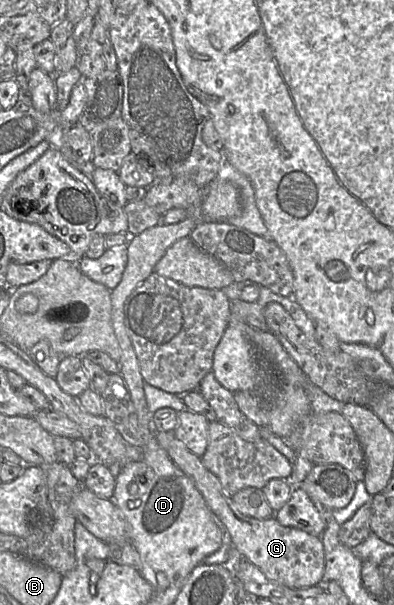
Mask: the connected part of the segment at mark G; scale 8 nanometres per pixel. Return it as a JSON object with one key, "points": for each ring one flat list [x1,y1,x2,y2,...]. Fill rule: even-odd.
{"points":[[155,431,155,437,160,446,167,451,173,462,192,479,209,508,225,528,232,545,237,548,245,559,255,565,269,580,286,587,301,589,319,584,325,569,325,554,321,537,310,535,300,529,283,526,274,517,256,519,242,514,234,508,231,497,224,491,218,477,209,471,202,463,201,457,192,453,174,436,173,432]]}

